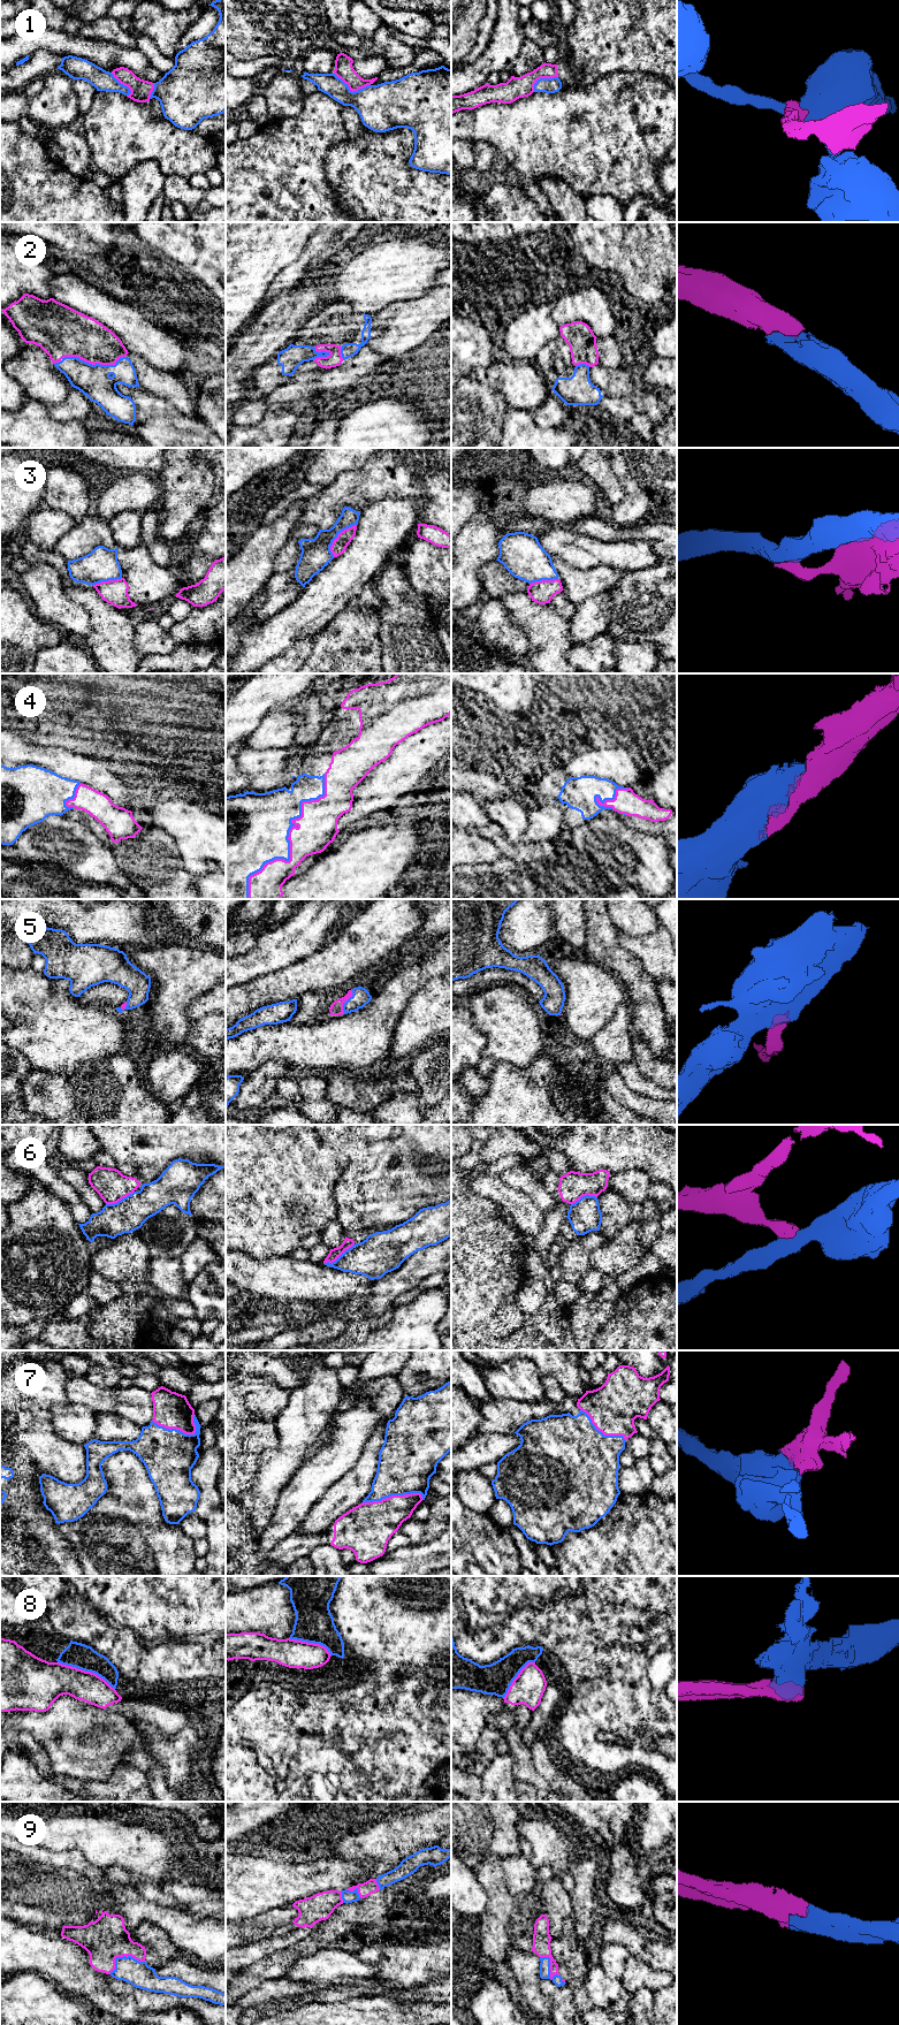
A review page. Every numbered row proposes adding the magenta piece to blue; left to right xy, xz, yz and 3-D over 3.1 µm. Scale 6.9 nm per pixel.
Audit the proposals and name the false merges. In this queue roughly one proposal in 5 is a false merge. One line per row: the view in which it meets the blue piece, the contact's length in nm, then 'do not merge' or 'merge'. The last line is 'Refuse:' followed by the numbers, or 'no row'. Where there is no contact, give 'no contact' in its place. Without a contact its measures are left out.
1: meets blue in xz; contact 280 nm long; do not merge
2: meets blue in xy; contact 440 nm long; merge
3: meets blue in xz; contact 280 nm long; do not merge
4: meets blue in xz; contact 1000 nm long; merge
5: meets blue in xz; contact 190 nm long; merge
6: meets blue in xz; contact 260 nm long; do not merge
7: meets blue in xz; contact 440 nm long; merge
8: meets blue in xy; contact 440 nm long; do not merge
9: meets blue in xy; contact 260 nm long; merge
Refuse: 1, 3, 6, 8

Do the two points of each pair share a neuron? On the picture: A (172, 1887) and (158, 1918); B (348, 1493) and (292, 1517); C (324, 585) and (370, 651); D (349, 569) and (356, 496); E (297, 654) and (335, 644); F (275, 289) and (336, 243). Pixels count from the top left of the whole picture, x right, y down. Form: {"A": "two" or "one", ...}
{"A": "two", "B": "two", "C": "two", "D": "two", "E": "two", "F": "one"}

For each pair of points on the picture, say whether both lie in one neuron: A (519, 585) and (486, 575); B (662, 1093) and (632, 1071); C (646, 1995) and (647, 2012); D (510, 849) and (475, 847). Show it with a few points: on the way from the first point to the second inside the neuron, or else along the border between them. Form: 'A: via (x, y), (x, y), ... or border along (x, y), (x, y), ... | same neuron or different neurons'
A: via (511, 585), (498, 581), (494, 577) | same neuron
B: via (654, 1091), (639, 1079) | same neuron
C: via (646, 2000), (646, 2008) | same neuron
D: border along (475, 832), (489, 839), (503, 855) | different neurons

